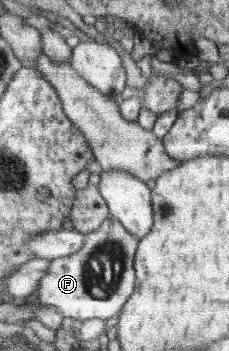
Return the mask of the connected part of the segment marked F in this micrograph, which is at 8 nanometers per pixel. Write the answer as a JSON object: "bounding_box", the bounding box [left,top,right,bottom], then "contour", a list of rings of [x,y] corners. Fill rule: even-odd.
{"bounding_box":[35,216,140,321],"contour":[[[114,216],[111,217],[112,220],[106,220],[108,224],[104,224],[98,232],[91,232],[90,236],[86,238],[84,249],[80,253],[64,258],[57,258],[52,261],[50,270],[48,270],[46,276],[40,280],[40,288],[38,288],[35,300],[42,300],[42,302],[48,304],[48,306],[64,308],[64,314],[70,316],[70,320],[72,318],[80,318],[81,321],[92,318],[106,320],[121,315],[124,305],[128,302],[128,299],[132,297],[132,293],[134,293],[134,289],[136,289],[137,276],[135,262],[140,239],[130,235],[130,232],[128,232],[122,224],[118,226],[118,228],[114,228],[114,220],[117,219]],[[114,240],[116,240],[116,245],[122,242],[122,248],[124,248],[124,252],[126,252],[126,258],[130,260],[130,262],[126,260],[124,266],[128,268],[128,264],[130,264],[130,266],[132,266],[132,274],[122,274],[122,276],[120,276],[120,302],[118,302],[118,300],[112,302],[112,304],[110,304],[112,308],[110,308],[110,306],[106,304],[106,300],[98,300],[98,298],[94,298],[94,296],[90,294],[89,281],[91,277],[96,277],[102,284],[109,285],[111,282],[111,265],[113,263],[111,257],[108,254],[101,254],[100,259],[96,259],[94,256],[98,256],[98,252],[106,252],[106,248],[110,248],[110,244],[112,244],[112,248],[115,248]]]}

